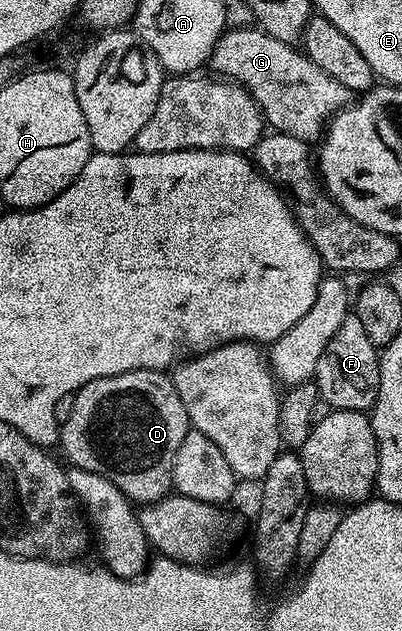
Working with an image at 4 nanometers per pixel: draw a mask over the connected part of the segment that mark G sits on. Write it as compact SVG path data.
M257 26L231 27L224 31L208 64L218 71L215 73L219 77L241 84L249 92L260 106L263 121L273 131L283 132L292 138L307 142L321 141L330 119L352 103L348 86L336 82L332 74L316 66L316 62L306 57L305 51L272 38Z

